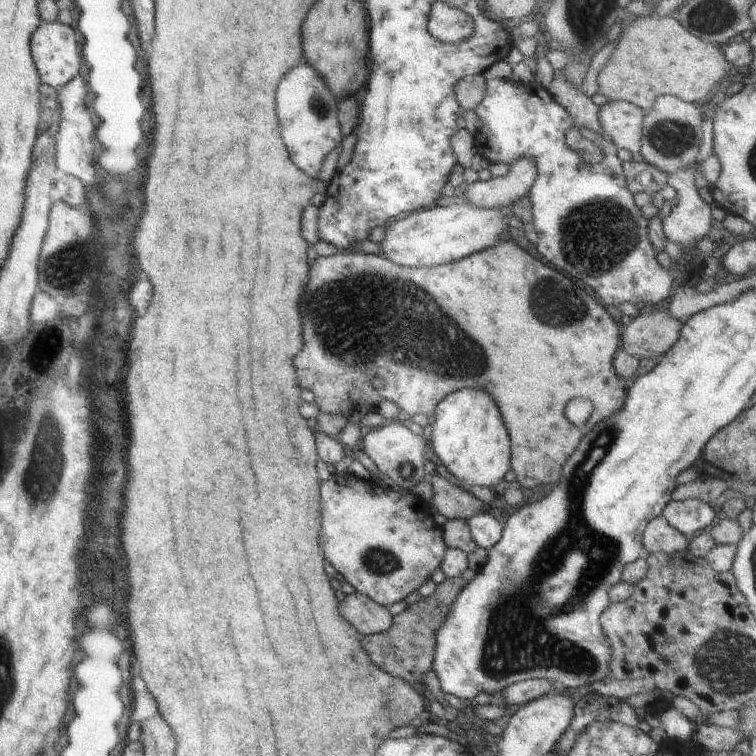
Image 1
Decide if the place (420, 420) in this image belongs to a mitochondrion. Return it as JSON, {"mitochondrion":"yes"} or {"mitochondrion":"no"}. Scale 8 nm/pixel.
{"mitochondrion":"no"}

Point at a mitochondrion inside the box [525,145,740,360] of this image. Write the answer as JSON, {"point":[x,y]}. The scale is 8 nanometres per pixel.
{"point":[595,237]}

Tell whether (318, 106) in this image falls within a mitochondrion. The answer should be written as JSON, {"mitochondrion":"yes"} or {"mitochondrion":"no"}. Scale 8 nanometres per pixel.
{"mitochondrion":"yes"}

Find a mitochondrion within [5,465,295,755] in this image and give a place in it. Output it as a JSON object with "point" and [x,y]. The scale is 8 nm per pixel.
{"point":[181,667]}

